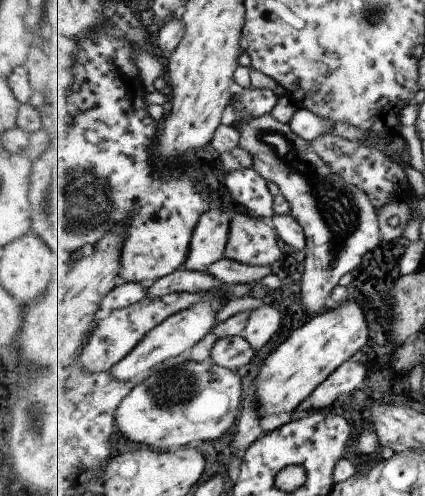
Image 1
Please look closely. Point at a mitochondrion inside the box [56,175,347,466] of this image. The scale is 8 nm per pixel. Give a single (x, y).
(169, 390)

